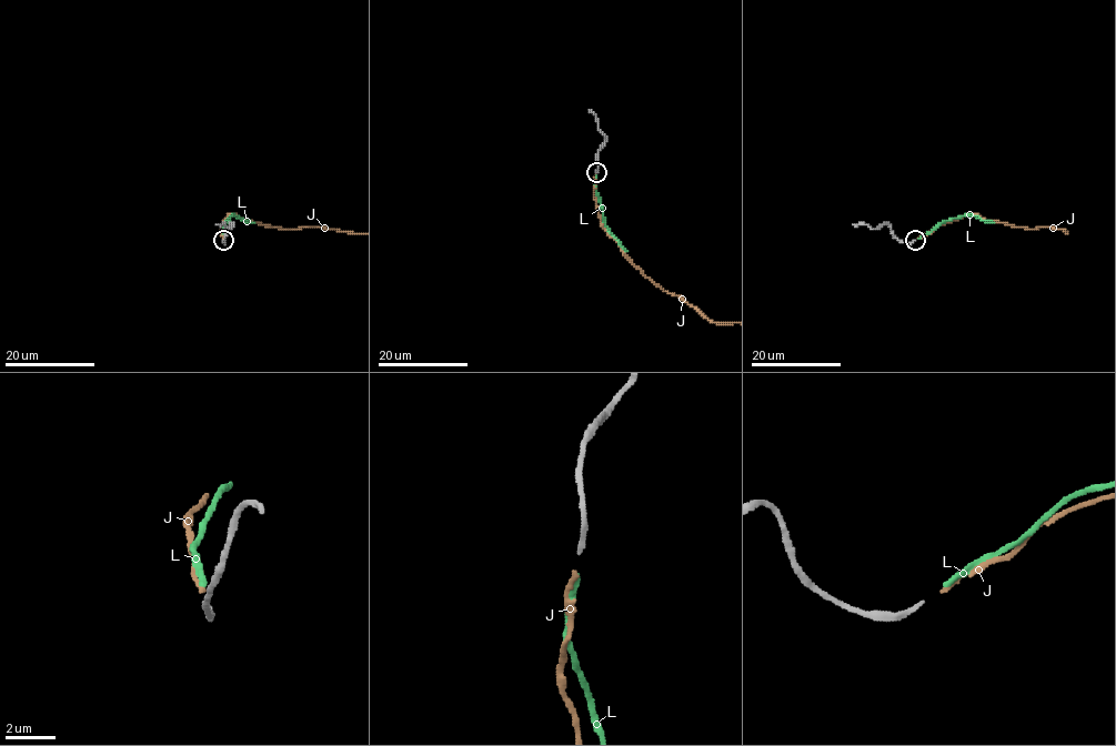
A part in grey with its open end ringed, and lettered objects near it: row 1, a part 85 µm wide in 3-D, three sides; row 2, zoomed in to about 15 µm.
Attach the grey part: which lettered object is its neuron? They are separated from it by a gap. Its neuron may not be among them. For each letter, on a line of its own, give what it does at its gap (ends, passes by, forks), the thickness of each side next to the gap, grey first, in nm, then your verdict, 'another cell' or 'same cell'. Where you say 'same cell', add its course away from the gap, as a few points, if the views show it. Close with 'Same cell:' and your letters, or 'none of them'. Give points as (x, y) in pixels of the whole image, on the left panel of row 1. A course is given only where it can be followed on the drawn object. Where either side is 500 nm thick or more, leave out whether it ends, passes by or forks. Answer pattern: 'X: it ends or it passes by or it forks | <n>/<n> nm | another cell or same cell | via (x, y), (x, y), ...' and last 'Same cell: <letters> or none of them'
J: it ends | 170/170 nm | another cell
L: it ends | 170/220 nm | same cell | via (223, 238), (225, 222), (232, 214), (253, 223)
Same cell: L

